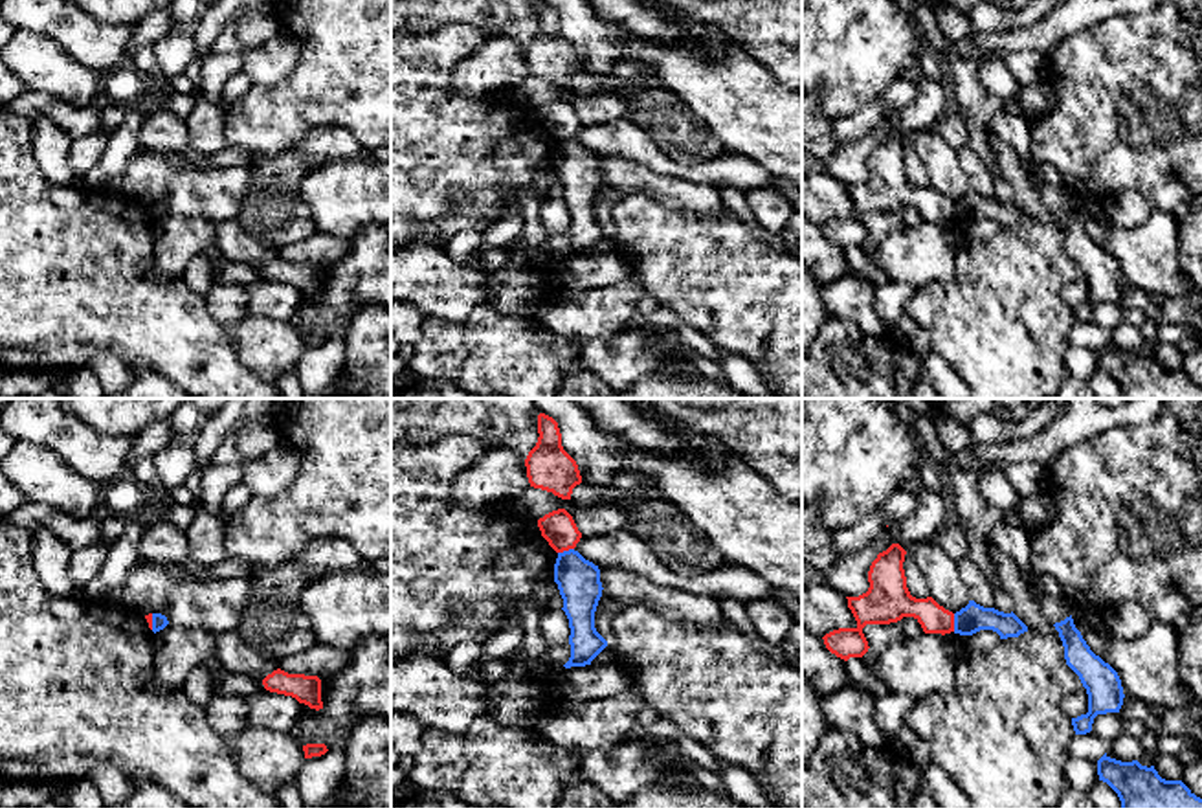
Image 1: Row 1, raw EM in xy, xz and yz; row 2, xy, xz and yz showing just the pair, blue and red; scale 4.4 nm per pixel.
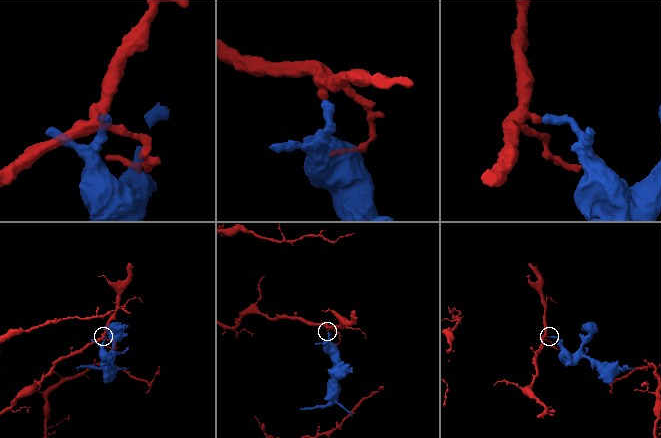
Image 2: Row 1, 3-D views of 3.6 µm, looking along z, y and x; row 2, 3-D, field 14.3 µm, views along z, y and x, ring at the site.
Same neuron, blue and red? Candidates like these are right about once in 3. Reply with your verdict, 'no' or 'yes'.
no

